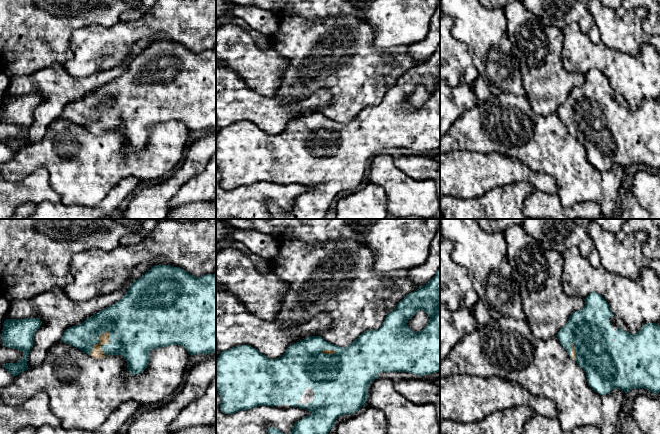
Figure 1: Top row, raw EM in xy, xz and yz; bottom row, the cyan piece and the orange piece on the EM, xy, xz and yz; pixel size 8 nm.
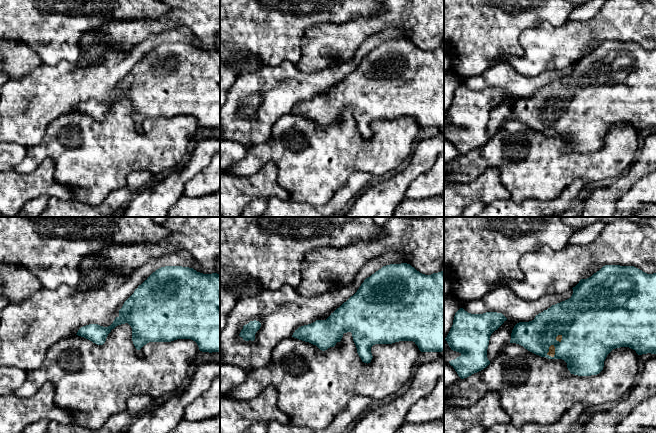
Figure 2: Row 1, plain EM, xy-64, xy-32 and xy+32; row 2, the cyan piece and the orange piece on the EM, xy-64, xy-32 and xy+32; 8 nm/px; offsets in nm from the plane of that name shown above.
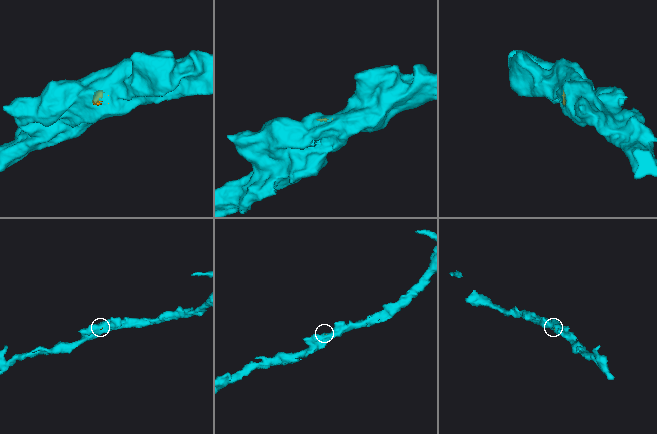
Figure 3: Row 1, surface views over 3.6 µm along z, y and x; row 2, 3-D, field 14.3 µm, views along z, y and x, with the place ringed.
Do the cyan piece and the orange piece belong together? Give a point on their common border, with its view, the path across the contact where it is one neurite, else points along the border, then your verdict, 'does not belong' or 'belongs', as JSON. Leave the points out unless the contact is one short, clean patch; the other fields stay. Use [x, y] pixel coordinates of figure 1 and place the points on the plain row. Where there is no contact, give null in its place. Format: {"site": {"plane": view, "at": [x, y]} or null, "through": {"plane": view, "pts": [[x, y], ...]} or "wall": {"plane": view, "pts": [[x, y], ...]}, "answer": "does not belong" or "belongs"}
{"site": {"plane": "xy", "at": [98, 117]}, "through": {"plane": "xy", "pts": [[128, 109], [105, 108], [98, 117], [97, 129]]}, "answer": "belongs"}

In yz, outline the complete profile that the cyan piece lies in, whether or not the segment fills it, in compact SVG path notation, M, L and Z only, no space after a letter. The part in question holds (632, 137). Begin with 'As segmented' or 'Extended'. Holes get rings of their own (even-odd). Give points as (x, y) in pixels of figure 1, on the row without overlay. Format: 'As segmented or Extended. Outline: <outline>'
Extended. Outline: M592 68L590 69L585 75L585 82L576 88L573 88L566 101L560 105L560 107L557 109L557 113L562 120L562 122L565 124L567 129L572 135L575 135L577 140L585 147L586 154L589 162L600 171L606 171L612 168L613 165L621 165L625 169L628 169L632 165L640 165L644 164L649 166L650 168L654 170L660 169L660 101L656 99L647 99L644 100L641 105L636 109L632 110L629 106L626 100L620 96L617 95L612 87L609 84L608 79L606 76L598 69Z

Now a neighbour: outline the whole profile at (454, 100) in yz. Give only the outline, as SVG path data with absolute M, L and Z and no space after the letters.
M440 79L440 139L448 133L460 116L476 104L473 85L450 86L446 81Z

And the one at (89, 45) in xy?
M156 0L154 6L138 22L118 22L104 28L90 25L75 30L70 37L72 58L61 65L74 77L86 77L124 63L131 47L141 39L180 43L201 53L216 49L216 0Z

